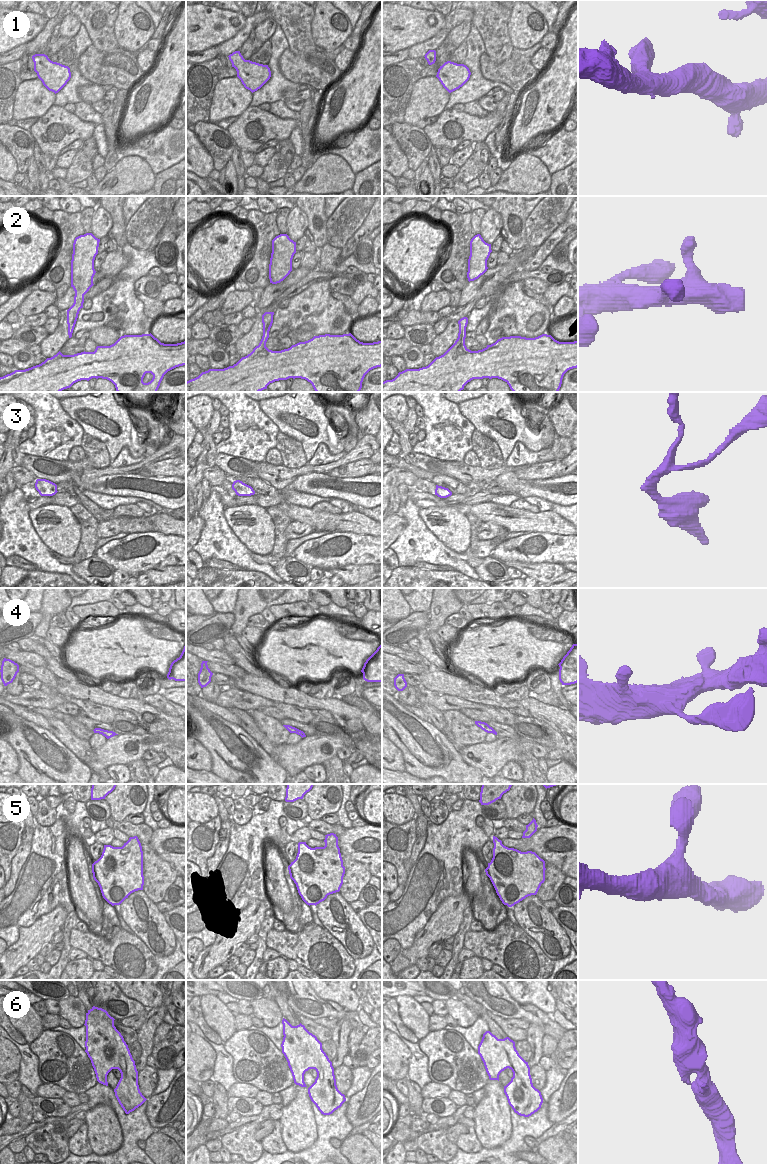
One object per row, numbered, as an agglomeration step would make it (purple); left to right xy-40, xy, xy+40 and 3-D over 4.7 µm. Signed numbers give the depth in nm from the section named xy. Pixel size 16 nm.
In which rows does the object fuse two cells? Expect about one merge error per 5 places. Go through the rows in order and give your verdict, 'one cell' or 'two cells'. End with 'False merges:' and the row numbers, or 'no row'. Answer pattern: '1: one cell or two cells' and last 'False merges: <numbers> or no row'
1: one cell
2: one cell
3: one cell
4: one cell
5: one cell
6: one cell
False merges: no row

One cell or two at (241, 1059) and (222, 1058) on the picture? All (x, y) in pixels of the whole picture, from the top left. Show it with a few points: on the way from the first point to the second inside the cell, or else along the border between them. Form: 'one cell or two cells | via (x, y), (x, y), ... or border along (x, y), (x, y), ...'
two cells | border along (222, 1043), (232, 1057), (232, 1074), (237, 1081)

